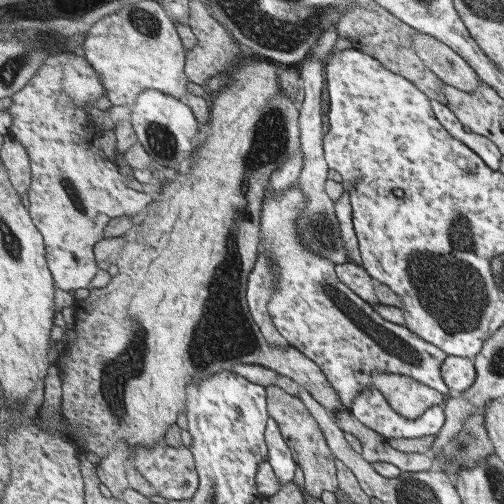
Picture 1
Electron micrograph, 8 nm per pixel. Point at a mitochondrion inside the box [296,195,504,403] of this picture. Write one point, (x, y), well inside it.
(456, 298)

